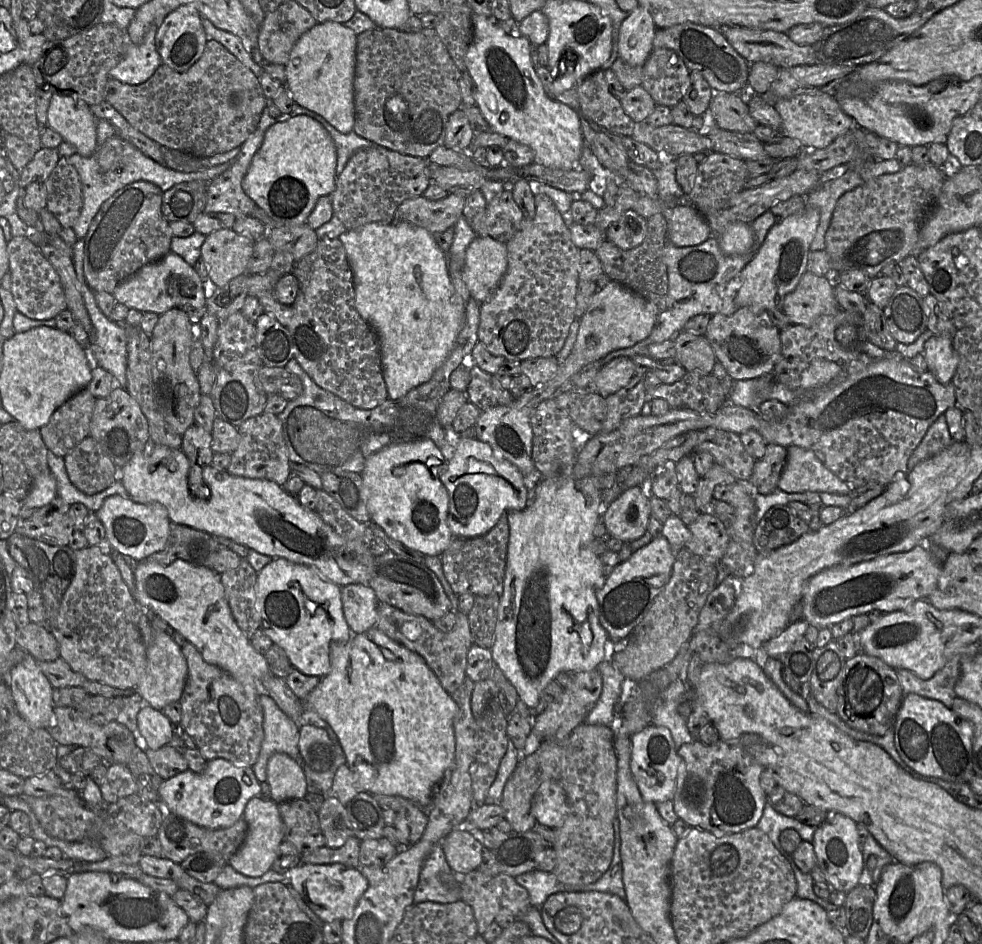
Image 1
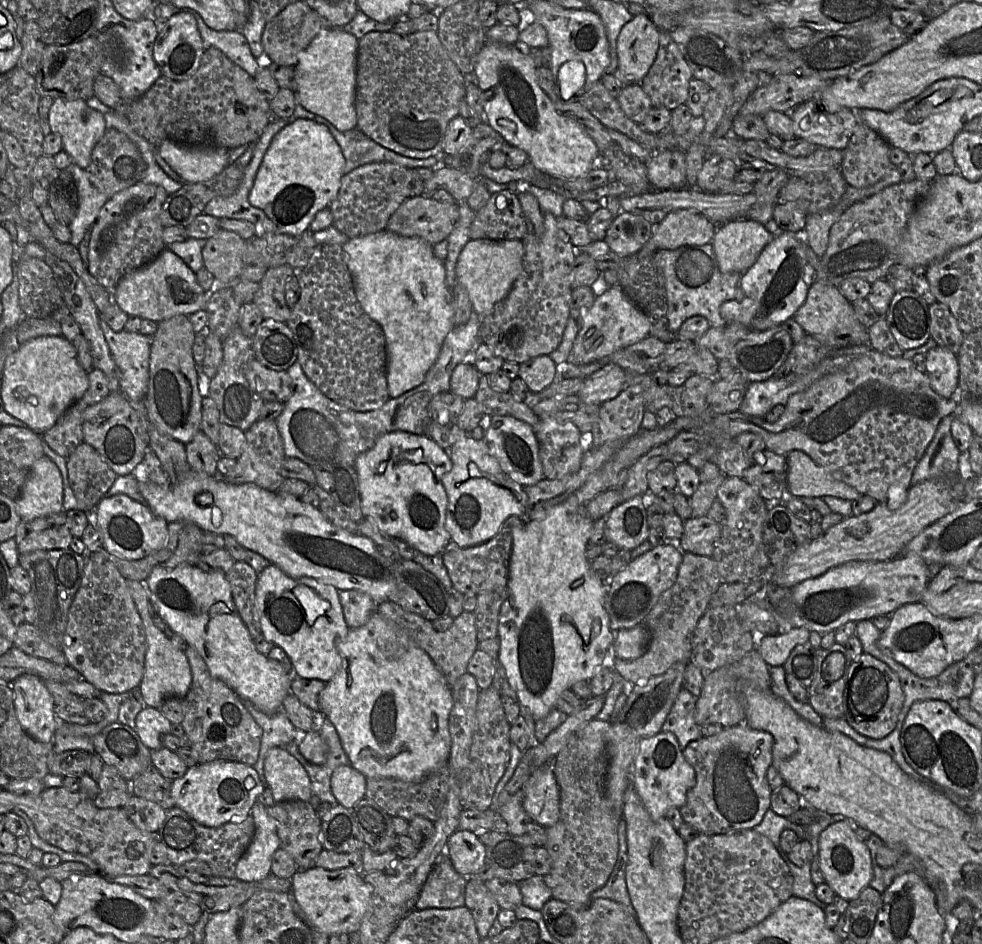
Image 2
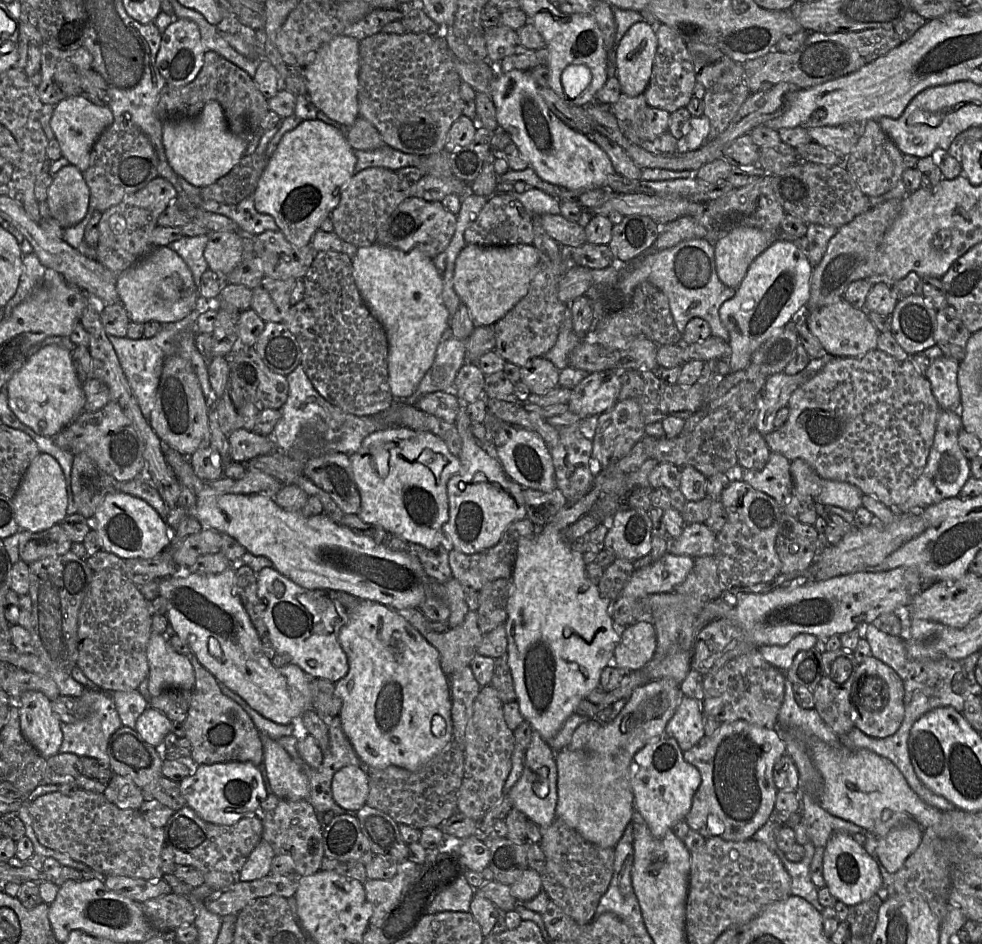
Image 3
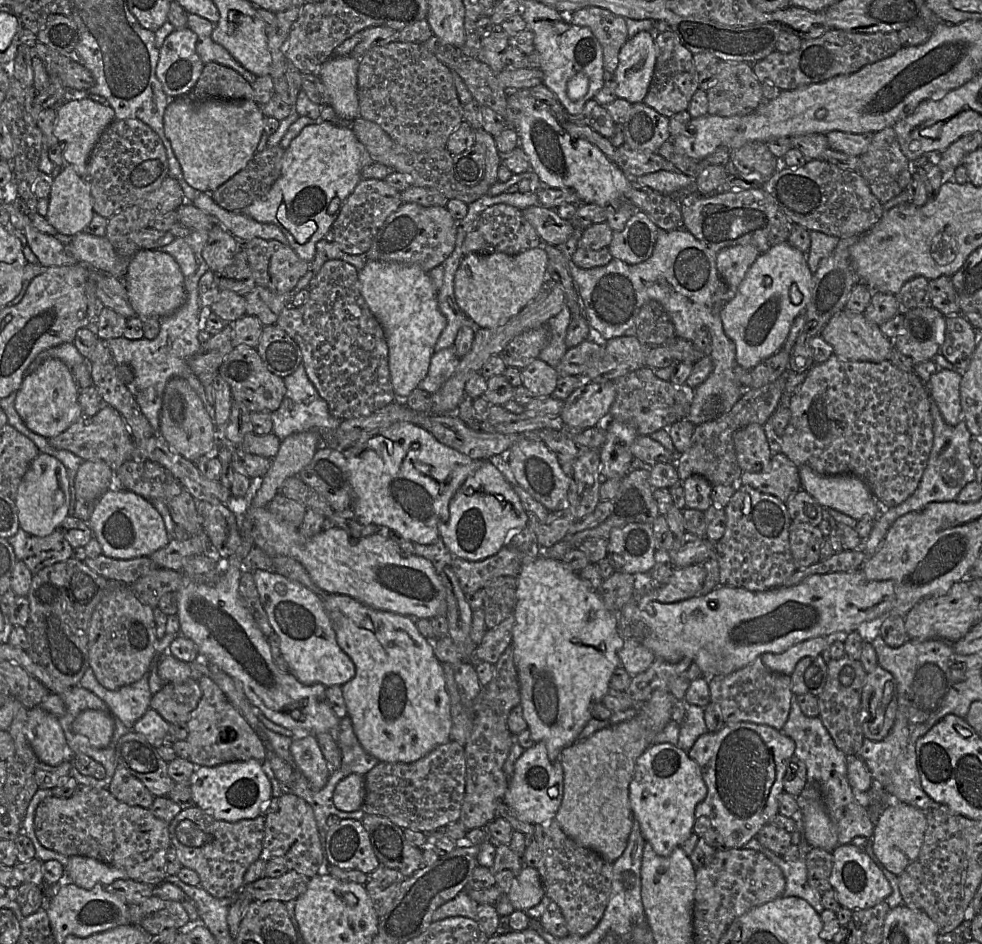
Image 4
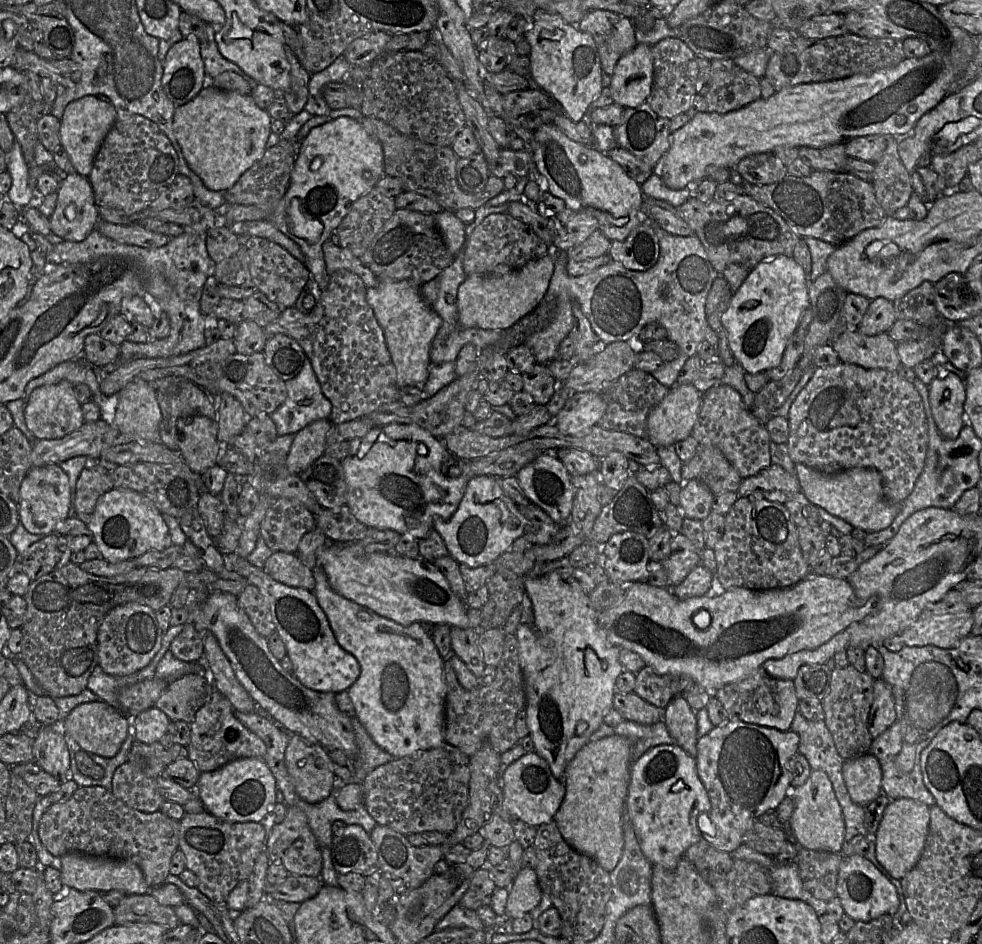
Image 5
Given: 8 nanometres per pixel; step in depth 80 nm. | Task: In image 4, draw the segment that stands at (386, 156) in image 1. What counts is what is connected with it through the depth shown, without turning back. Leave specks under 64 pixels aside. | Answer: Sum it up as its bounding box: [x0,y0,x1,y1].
[332,179,402,255]

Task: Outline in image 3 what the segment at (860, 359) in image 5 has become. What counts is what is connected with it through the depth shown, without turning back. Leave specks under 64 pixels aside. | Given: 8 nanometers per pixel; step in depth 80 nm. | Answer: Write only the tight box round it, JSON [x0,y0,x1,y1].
[806,298,879,357]

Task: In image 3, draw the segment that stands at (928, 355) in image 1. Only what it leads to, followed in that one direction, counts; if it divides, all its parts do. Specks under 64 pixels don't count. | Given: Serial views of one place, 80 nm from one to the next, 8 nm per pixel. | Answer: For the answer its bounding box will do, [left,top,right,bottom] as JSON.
[926,355,961,411]

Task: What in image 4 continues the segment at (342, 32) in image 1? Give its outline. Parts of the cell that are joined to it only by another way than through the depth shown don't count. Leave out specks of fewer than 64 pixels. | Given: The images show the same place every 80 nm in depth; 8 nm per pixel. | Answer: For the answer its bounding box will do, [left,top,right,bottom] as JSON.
[319,55,360,120]

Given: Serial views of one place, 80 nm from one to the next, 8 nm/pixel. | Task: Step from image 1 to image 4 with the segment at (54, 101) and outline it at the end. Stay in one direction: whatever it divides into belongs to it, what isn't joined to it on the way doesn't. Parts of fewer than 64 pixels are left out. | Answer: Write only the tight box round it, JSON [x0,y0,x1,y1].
[54,98,115,176]

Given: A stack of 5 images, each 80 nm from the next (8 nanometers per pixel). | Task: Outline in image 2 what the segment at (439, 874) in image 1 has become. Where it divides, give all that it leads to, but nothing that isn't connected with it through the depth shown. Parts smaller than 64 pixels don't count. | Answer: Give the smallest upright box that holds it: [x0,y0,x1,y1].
[415,853,467,909]

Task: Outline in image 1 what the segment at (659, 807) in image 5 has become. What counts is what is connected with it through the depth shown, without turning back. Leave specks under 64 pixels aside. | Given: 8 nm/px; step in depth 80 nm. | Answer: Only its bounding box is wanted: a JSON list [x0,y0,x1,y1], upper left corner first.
[630,724,682,803]

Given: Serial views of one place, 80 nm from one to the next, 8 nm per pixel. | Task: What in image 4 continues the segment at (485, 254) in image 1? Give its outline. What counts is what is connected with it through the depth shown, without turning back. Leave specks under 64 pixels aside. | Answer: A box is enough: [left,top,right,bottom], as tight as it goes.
[454,246,548,328]

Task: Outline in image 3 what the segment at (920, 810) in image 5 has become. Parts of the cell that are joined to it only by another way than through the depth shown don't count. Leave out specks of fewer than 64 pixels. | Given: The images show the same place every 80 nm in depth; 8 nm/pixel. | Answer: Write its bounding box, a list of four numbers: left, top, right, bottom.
[876,821,924,874]

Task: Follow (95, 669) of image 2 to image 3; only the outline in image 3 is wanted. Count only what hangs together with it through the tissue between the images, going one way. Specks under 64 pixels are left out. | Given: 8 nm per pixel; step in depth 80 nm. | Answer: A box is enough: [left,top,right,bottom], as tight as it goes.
[76,570,153,692]

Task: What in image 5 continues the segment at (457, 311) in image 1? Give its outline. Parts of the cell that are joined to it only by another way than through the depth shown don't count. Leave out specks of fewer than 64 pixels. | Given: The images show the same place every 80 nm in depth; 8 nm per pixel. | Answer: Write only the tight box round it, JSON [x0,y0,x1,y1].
[366,279,442,388]

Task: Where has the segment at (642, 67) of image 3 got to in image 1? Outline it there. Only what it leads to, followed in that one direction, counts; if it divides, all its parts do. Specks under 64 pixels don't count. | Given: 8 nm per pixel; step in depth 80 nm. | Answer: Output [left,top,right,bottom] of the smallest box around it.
[618,5,656,65]

